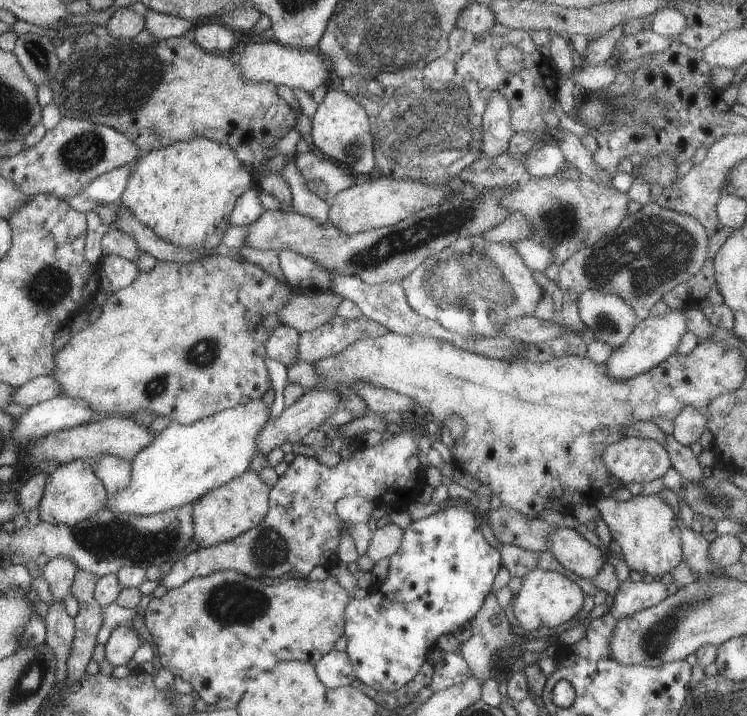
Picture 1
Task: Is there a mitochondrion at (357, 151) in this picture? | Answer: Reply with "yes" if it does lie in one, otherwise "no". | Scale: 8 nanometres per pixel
yes

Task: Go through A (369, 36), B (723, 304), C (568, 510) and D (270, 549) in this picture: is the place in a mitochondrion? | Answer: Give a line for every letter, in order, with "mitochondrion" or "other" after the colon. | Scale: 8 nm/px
A: mitochondrion
B: other
C: other
D: mitochondrion

